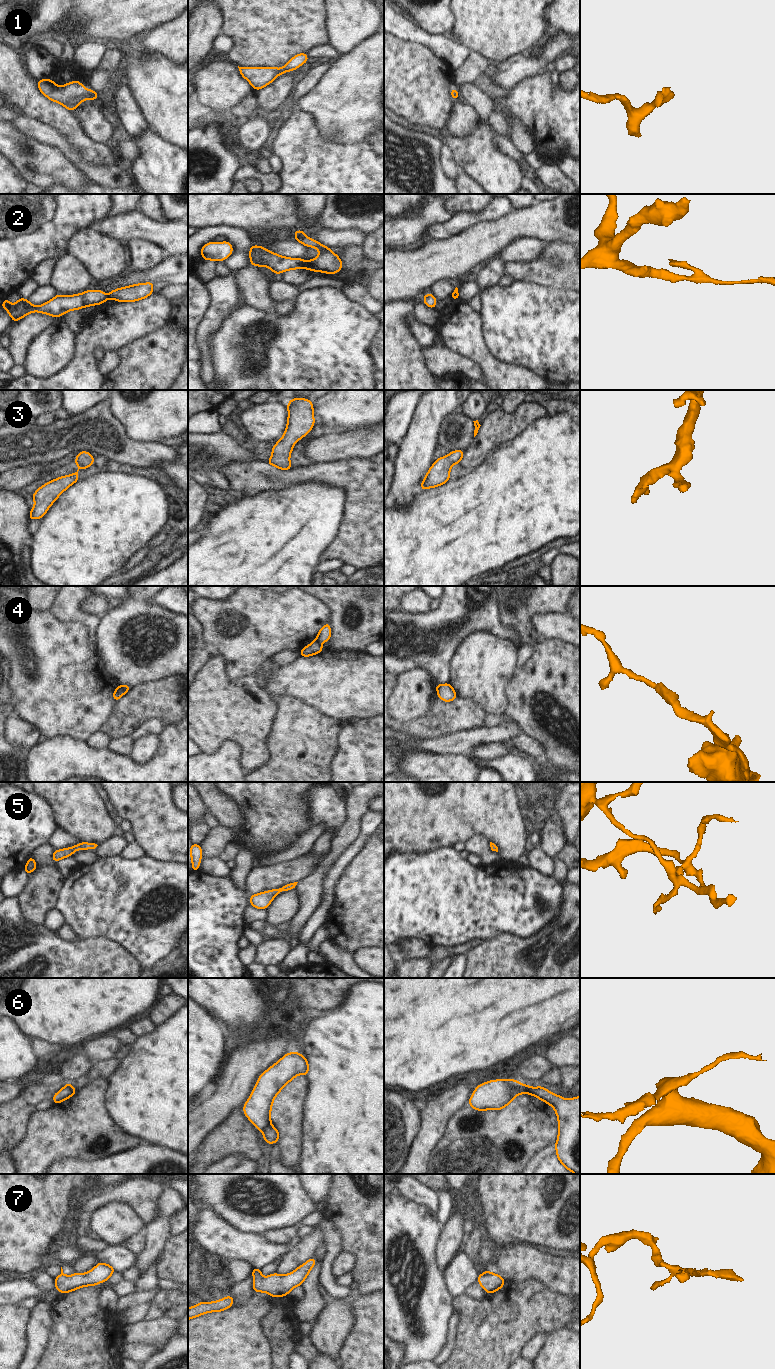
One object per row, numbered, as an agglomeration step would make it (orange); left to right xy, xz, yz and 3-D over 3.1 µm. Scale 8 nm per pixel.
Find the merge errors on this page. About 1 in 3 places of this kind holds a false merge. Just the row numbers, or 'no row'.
2, 4, 6, 7

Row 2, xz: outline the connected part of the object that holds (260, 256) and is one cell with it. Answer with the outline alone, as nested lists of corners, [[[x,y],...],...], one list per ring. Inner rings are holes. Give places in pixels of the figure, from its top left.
[[[252,245],[249,250],[251,259],[250,265],[268,267],[275,274],[281,274],[287,270],[302,268],[304,261],[302,258],[288,258],[270,252],[262,246]]]

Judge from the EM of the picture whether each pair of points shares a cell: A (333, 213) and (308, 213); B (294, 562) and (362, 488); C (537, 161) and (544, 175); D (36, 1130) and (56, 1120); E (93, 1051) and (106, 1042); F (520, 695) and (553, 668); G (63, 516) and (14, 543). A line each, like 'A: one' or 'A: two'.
A: two
B: two
C: two
D: one
E: one
F: one
G: two

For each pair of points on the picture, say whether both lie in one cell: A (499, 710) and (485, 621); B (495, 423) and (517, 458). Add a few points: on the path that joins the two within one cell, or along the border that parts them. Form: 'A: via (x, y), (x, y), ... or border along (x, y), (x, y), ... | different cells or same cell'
A: border along (464, 638), (475, 632), (488, 631), (509, 641) | different cells
B: border along (526, 427), (512, 439), (504, 441), (487, 454) | different cells

